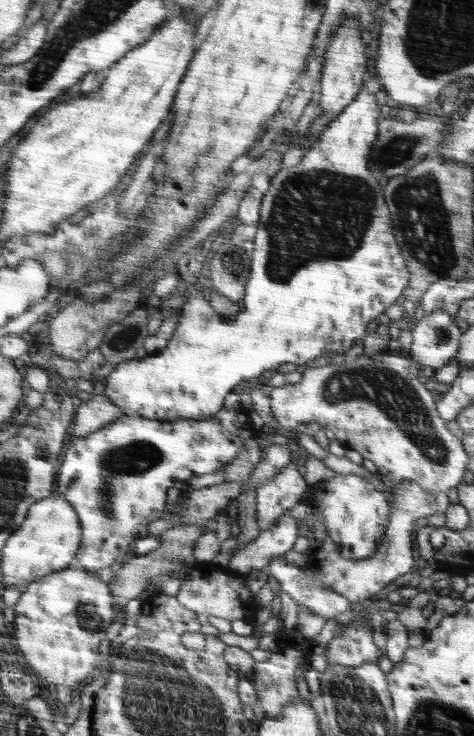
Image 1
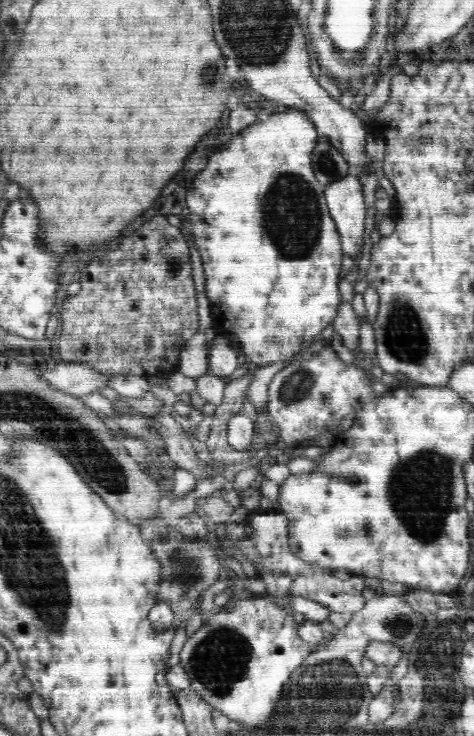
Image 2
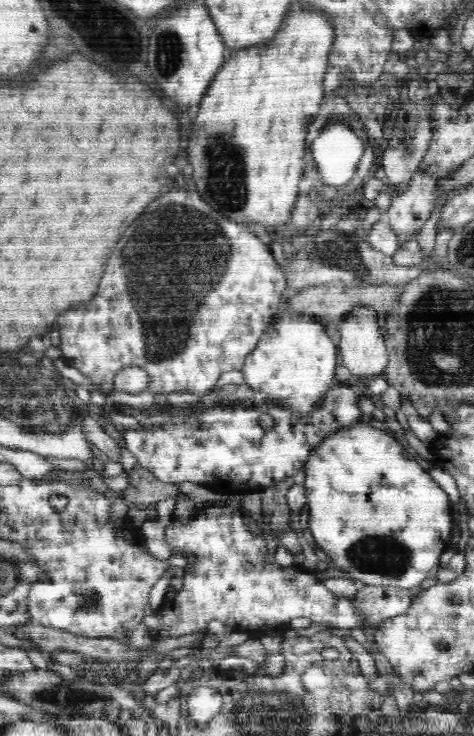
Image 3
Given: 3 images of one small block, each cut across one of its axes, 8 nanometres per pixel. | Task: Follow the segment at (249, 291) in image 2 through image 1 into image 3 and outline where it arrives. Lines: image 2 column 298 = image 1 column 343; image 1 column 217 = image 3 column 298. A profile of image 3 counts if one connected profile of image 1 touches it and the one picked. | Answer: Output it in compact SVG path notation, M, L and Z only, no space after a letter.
M277 317L268 324L264 336L245 358L242 372L255 392L268 394L269 400L294 412L308 414L320 408L324 394L340 383L336 380L338 350L324 324L312 317Z

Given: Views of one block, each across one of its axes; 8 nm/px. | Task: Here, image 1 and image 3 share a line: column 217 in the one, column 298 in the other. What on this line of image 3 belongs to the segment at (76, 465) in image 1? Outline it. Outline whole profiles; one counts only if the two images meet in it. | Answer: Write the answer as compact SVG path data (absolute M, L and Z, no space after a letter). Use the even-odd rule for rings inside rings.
M339 384L336 388L324 394L320 408L308 414L294 412L281 404L267 400L262 406L220 408L208 404L201 414L194 414L192 420L187 416L174 416L170 422L154 428L141 430L126 429L122 434L123 447L130 450L136 457L136 465L146 469L164 483L193 482L210 488L213 492L221 494L242 494L259 491L277 485L288 476L294 476L305 466L311 451L328 435L339 428L351 426L360 420L364 412L360 411L356 400L362 396L355 385ZM262 414L270 414L274 425L271 429L264 430L258 421Z

